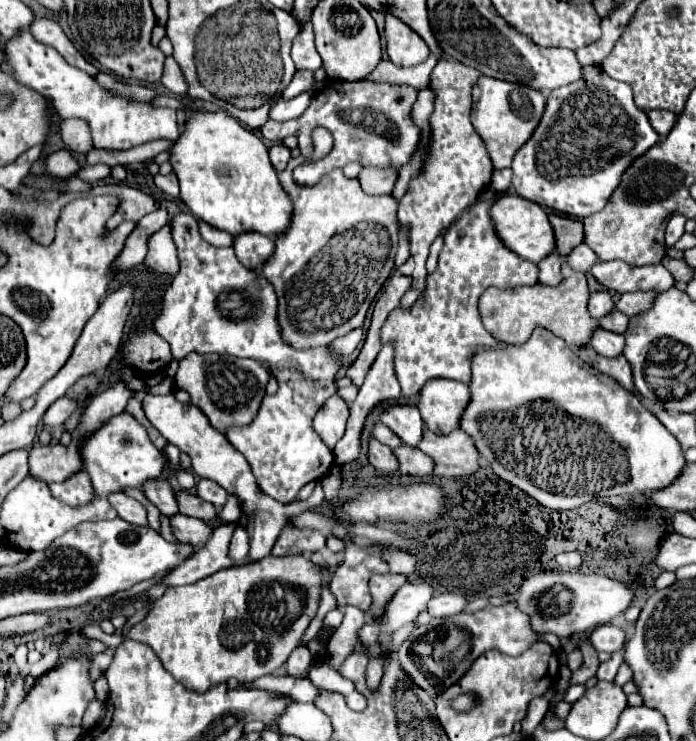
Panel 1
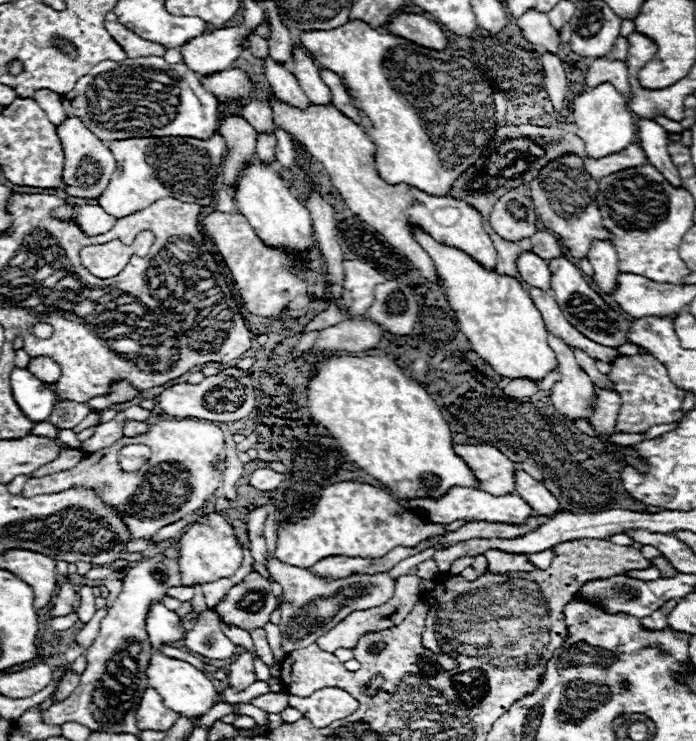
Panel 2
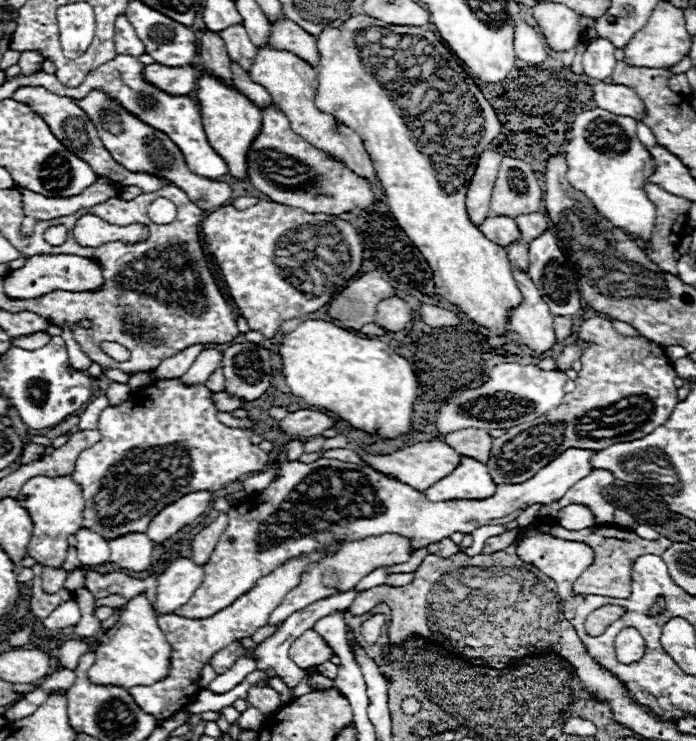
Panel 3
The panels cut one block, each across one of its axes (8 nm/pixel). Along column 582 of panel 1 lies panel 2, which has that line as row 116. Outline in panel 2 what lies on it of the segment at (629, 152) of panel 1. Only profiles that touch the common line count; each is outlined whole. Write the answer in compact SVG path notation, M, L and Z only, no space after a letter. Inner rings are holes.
M126 58L124 62L112 62L112 60L104 60L102 64L94 66L86 76L82 76L82 80L78 80L74 92L68 92L66 96L62 96L62 106L64 106L64 112L66 116L78 116L86 128L98 136L102 142L104 140L126 140L126 138L150 138L150 136L194 136L194 138L210 138L216 130L216 124L218 124L218 100L214 94L210 94L202 84L200 84L200 78L190 72L184 64L168 64L164 62L164 58Z

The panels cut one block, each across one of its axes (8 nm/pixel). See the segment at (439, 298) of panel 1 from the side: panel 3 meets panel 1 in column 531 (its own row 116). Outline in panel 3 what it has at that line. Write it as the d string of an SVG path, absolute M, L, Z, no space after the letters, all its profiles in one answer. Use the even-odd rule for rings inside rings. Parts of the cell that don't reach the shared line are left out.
M276 104L262 108L262 128L248 152L246 182L258 188L258 192L270 196L272 202L296 206L310 214L322 212L340 216L352 212L354 208L366 210L376 202L372 184L366 178L350 172L346 164L326 156L326 152L314 148L298 134L294 134L284 112Z

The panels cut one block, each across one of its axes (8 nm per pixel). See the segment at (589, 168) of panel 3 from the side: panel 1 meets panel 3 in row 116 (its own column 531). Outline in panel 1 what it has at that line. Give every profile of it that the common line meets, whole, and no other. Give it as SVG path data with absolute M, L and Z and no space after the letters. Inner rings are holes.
M542 572L528 576L522 582L514 602L518 610L530 616L530 626L534 632L552 632L558 638L570 638L574 634L590 634L596 626L610 622L614 616L622 614L632 600L634 596L628 586L606 576L586 576L580 572Z

